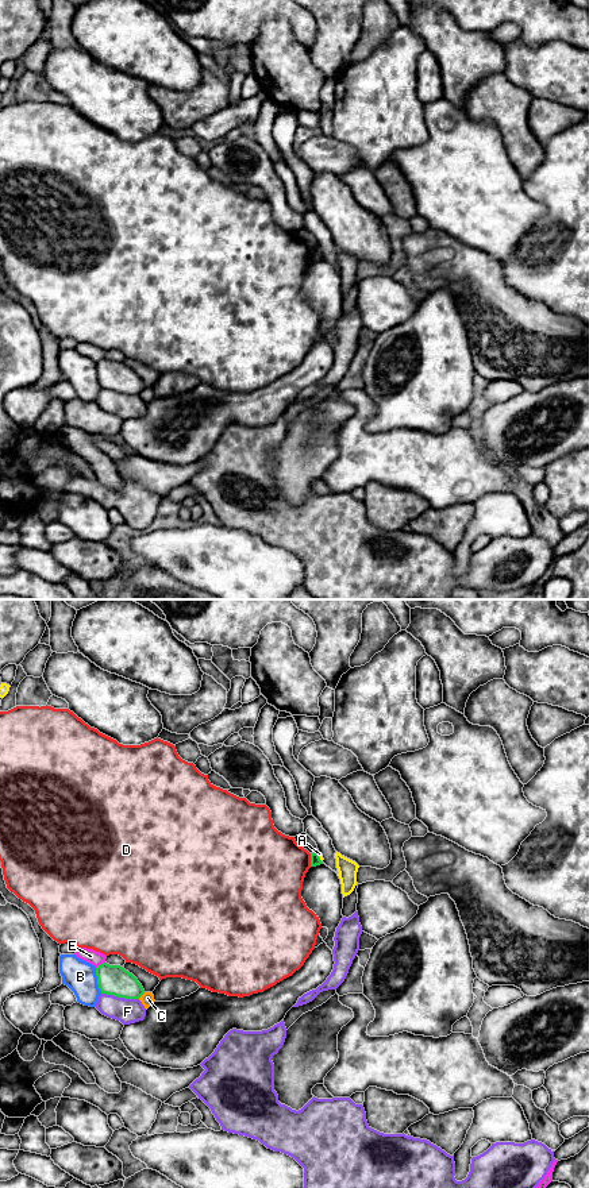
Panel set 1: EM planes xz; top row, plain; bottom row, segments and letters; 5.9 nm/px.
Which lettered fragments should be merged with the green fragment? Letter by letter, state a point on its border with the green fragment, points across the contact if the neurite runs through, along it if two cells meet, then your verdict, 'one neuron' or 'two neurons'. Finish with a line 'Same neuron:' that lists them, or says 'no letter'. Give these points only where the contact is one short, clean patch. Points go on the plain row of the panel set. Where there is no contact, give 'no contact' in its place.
A: xz (319, 253) | along xz (316, 247), (322, 257) | two neurons
B: xz (97, 375) | two neurons
C: xz (141, 390) | two neurons
D: xz (311, 255) | two neurons
E: xz (101, 359) | two neurons
F: xz (120, 392) | two neurons
Same neuron: no letter

